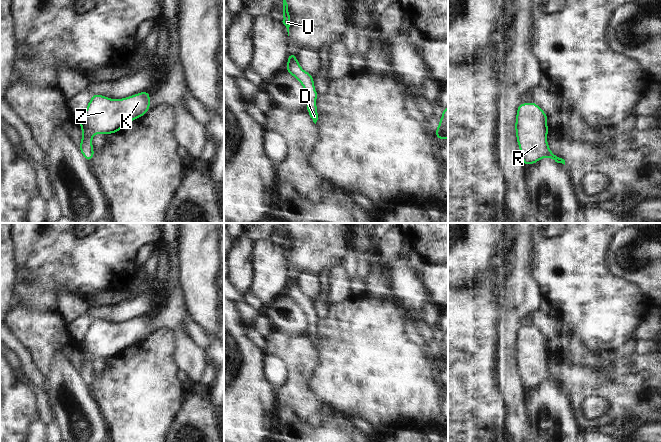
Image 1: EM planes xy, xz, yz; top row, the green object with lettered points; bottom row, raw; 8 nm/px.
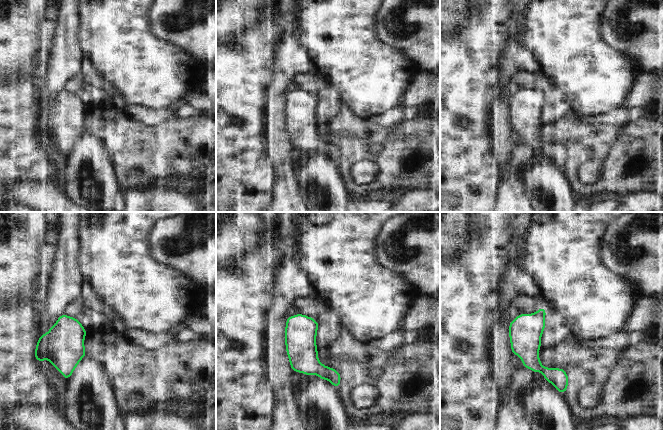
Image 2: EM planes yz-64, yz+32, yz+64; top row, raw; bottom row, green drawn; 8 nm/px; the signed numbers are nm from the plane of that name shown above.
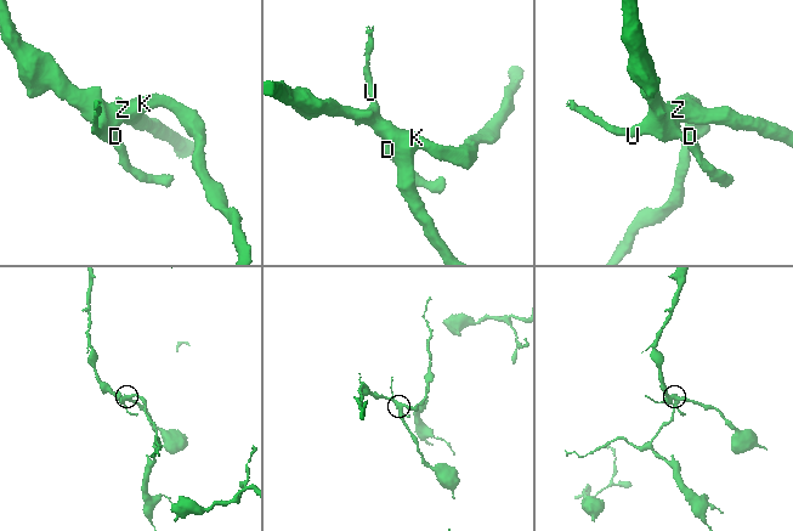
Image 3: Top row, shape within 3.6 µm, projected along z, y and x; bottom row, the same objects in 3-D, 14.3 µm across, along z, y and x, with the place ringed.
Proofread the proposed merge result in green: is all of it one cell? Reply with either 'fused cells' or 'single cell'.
single cell

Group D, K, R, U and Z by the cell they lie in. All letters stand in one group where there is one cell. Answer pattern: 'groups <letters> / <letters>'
groups D K R U Z

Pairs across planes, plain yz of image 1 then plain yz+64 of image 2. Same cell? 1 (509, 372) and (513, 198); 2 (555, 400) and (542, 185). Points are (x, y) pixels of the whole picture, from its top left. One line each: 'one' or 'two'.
1: one
2: one

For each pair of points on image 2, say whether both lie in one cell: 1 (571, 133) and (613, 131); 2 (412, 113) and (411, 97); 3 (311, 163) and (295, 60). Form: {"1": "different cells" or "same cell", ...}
{"1": "same cell", "2": "different cells", "3": "different cells"}

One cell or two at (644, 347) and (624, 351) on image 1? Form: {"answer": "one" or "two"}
{"answer": "one"}

